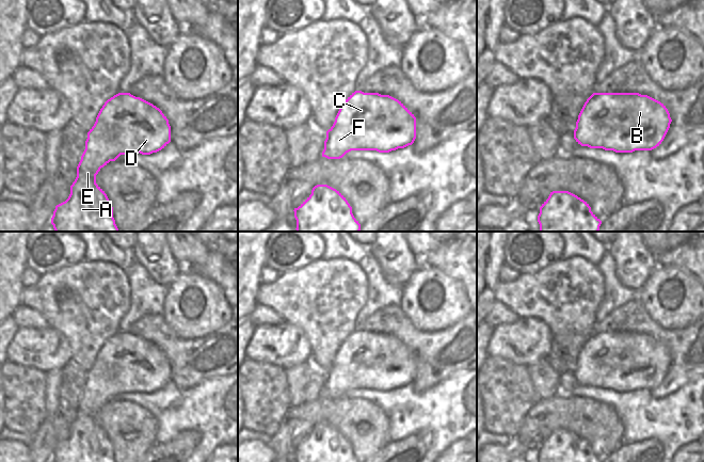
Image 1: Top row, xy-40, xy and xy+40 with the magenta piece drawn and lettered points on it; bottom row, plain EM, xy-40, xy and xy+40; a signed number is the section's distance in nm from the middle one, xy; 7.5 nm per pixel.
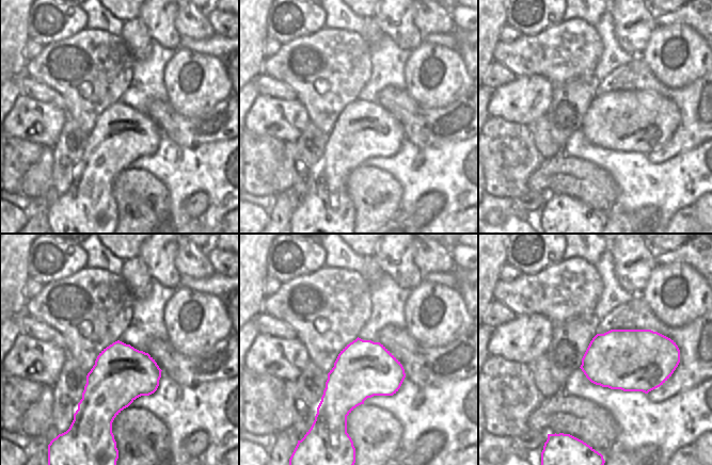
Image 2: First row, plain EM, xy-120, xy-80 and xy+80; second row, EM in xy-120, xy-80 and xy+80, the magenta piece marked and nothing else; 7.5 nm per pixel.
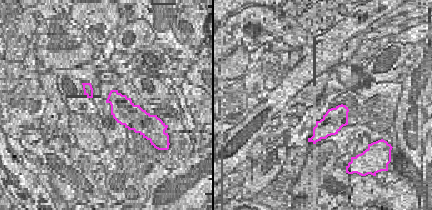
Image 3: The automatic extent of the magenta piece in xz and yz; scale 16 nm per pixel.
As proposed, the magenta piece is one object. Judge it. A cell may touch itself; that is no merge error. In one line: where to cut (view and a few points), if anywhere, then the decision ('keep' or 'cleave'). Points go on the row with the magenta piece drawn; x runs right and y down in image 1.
cut none; keep

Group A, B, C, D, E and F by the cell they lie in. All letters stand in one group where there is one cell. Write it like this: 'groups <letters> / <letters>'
groups A B C D E F

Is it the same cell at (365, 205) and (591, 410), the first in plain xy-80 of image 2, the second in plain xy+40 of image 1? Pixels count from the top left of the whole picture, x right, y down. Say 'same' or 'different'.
same

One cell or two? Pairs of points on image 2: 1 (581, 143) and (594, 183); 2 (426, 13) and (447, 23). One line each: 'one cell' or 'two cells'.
1: two cells
2: one cell

